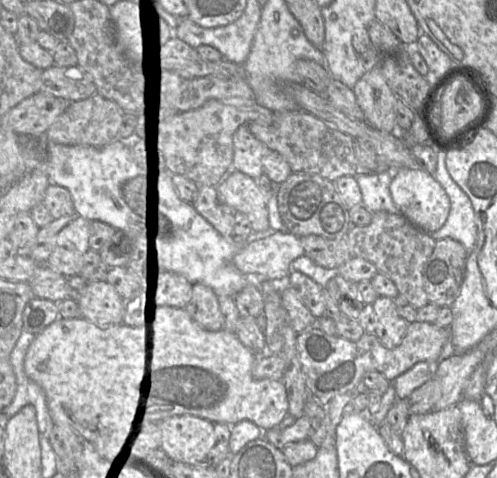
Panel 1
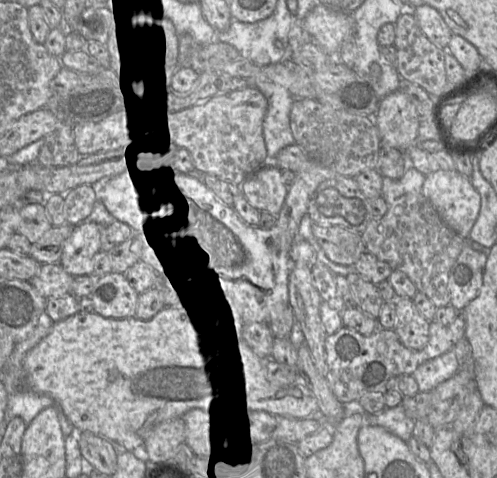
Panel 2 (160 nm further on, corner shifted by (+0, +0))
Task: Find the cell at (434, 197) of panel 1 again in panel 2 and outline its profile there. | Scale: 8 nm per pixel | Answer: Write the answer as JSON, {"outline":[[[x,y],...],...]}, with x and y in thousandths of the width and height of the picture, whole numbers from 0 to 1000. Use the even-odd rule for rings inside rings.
{"outline":[[[918,358],[873,360],[857,366],[845,404],[863,418],[897,471],[932,498],[942,498],[968,431],[966,406],[944,370]]]}

